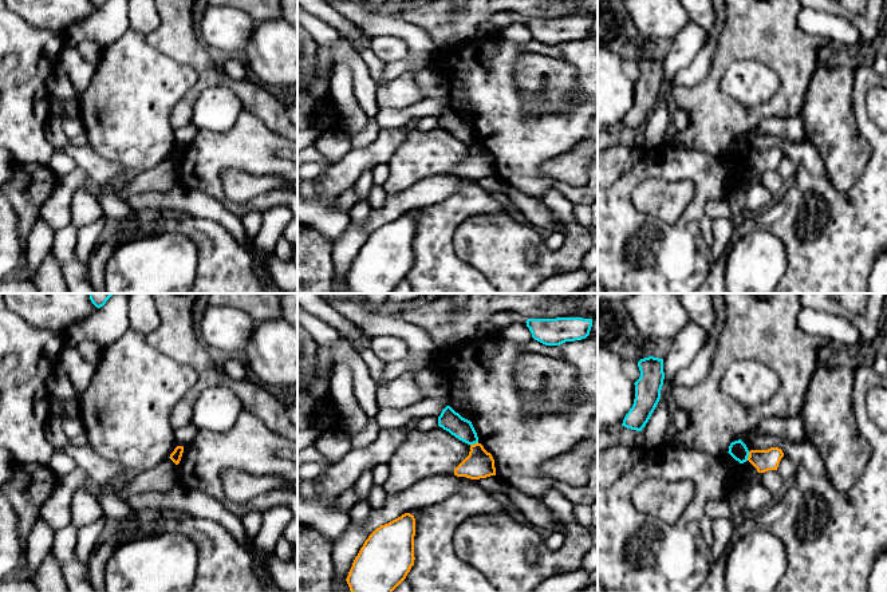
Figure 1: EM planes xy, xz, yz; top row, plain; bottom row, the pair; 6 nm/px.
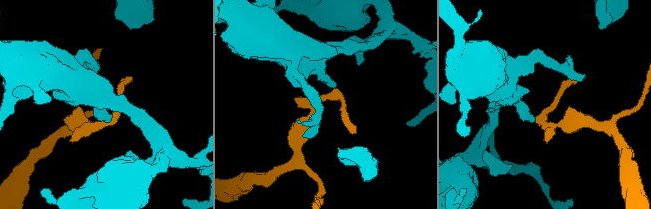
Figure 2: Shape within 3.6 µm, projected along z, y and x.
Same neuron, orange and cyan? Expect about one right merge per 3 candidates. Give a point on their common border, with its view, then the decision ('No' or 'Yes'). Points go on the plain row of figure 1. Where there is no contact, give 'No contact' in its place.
Touches orange at yz (749, 156). No

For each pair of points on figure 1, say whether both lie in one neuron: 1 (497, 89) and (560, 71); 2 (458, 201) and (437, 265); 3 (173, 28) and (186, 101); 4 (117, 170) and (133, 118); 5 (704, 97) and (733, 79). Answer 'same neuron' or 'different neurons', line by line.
1: different neurons
2: same neuron
3: same neuron
4: different neurons
5: different neurons

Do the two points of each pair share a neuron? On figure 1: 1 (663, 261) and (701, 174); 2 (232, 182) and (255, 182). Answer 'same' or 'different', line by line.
1: same
2: same

